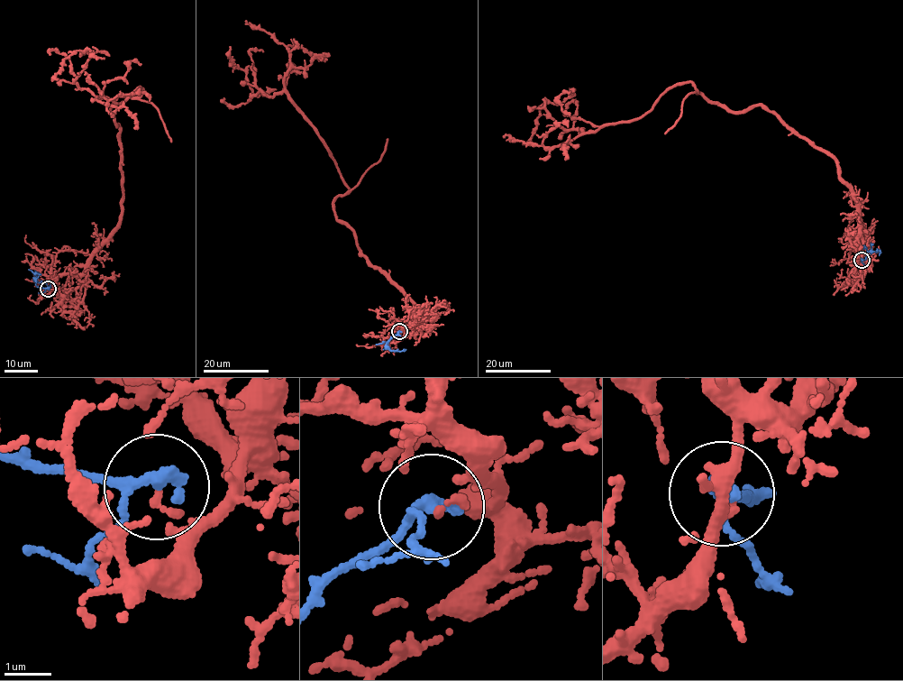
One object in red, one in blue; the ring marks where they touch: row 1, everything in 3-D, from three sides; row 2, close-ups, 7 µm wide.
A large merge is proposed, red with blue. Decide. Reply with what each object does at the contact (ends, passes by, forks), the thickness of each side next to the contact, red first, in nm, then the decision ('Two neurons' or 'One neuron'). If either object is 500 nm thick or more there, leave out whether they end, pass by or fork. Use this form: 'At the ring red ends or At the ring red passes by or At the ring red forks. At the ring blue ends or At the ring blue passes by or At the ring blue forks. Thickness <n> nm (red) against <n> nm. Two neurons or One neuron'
At the ring red ends. At the ring blue passes by. Thickness 140 nm (red) against 220 nm. Two neurons

